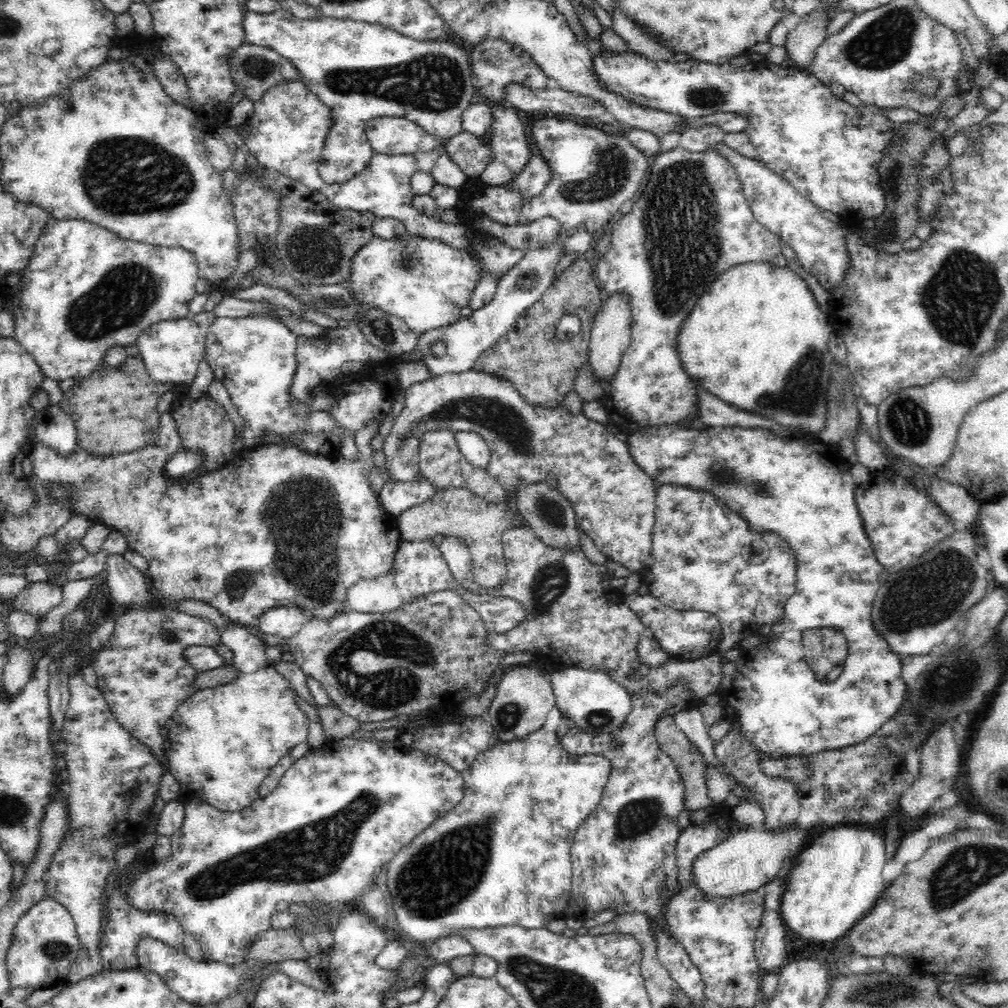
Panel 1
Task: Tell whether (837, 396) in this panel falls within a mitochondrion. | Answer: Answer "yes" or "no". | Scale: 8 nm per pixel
yes

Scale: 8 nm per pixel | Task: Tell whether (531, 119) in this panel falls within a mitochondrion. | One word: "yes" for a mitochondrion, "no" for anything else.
no

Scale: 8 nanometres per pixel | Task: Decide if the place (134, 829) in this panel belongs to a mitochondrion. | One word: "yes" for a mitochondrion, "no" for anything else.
no

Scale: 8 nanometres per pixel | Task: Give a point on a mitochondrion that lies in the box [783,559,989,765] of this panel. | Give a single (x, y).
(943, 686)

